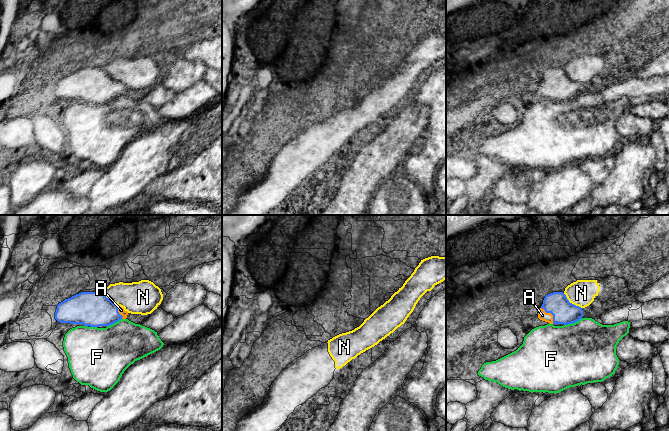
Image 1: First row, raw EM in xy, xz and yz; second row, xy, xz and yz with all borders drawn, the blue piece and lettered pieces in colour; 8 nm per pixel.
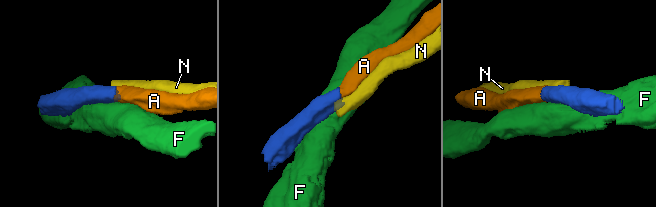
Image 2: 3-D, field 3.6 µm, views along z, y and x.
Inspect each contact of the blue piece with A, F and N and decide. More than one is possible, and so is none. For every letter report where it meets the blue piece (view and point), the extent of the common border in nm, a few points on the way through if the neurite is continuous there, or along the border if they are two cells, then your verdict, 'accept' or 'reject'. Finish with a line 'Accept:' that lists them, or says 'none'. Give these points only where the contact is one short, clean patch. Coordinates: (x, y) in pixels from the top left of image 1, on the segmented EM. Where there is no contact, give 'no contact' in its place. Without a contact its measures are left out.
A: meets blue in yz at (551, 313); contact 170 nm long; runs through yz (556, 303), (556, 308), (551, 313), (542, 315); accept
F: meets blue in yz at (573, 322); contact 160 nm long; border along yz (582, 318), (564, 325); reject
N: meets blue in yz at (571, 303); contact 200 nm long; border along yz (563, 293), (570, 302), (581, 308); reject
Accept: A

